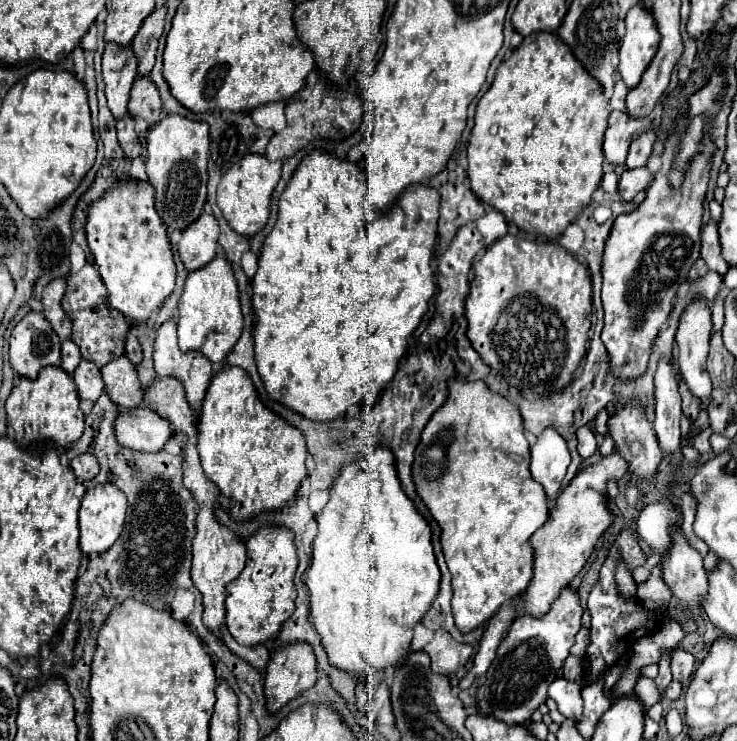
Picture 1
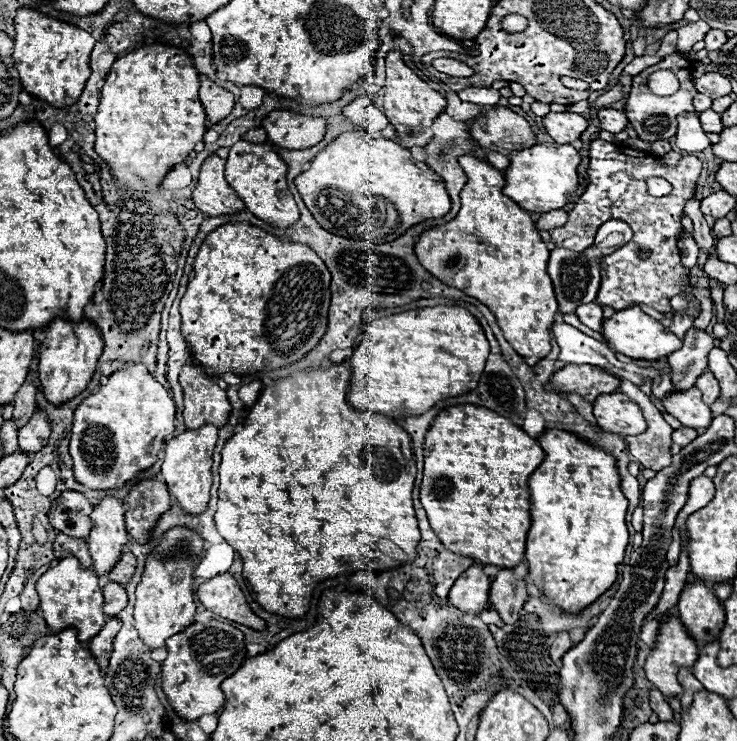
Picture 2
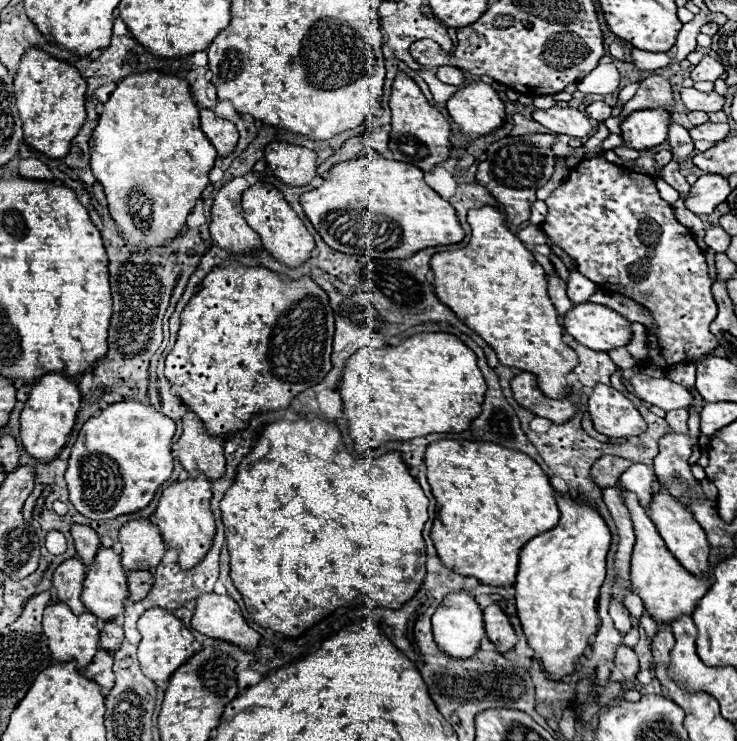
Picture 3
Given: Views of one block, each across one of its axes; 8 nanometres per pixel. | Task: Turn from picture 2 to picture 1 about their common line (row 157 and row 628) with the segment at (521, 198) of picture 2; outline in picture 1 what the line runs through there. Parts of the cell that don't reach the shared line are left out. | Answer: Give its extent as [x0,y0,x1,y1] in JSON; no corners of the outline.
[478,588,582,724]

